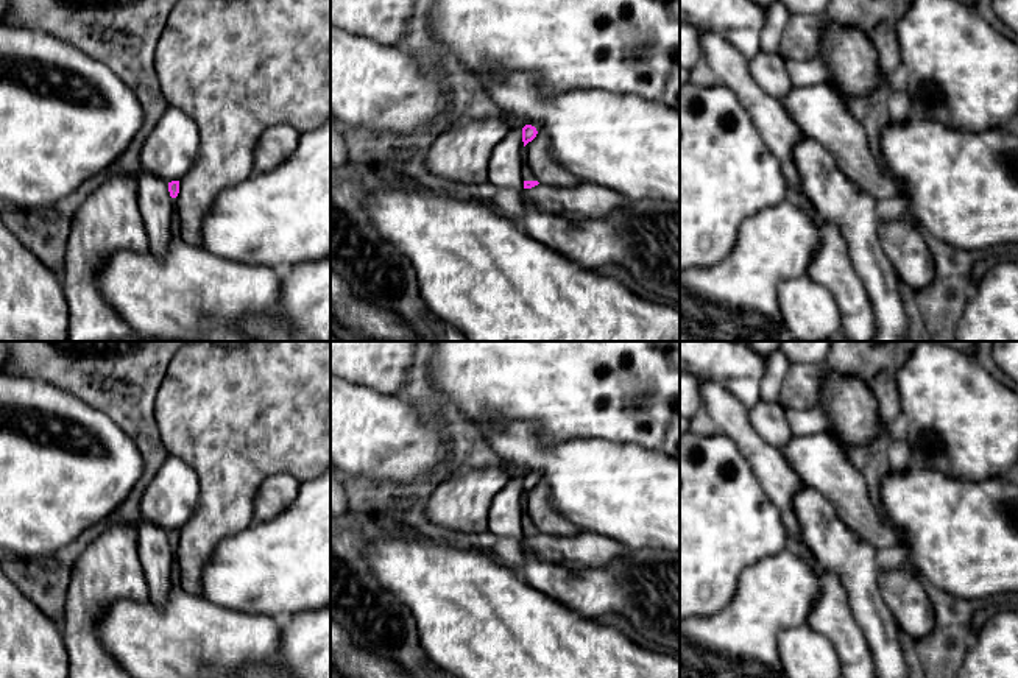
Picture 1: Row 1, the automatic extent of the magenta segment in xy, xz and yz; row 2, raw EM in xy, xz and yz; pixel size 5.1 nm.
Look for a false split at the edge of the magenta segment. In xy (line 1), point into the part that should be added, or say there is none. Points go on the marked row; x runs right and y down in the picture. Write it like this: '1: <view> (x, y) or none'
1: none

